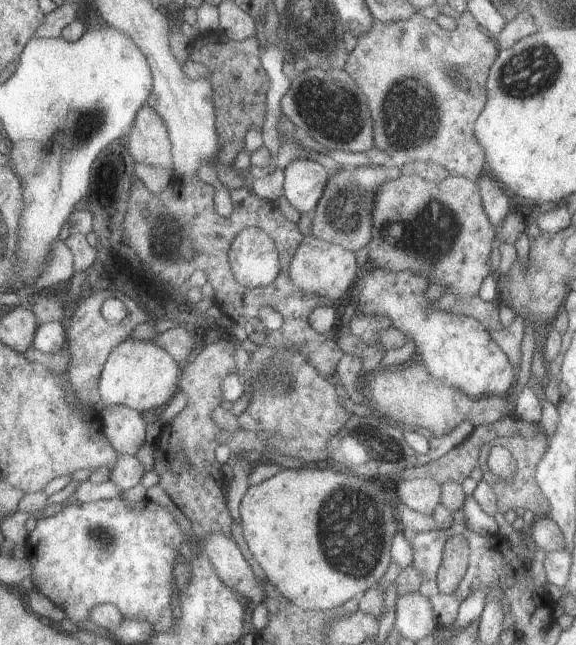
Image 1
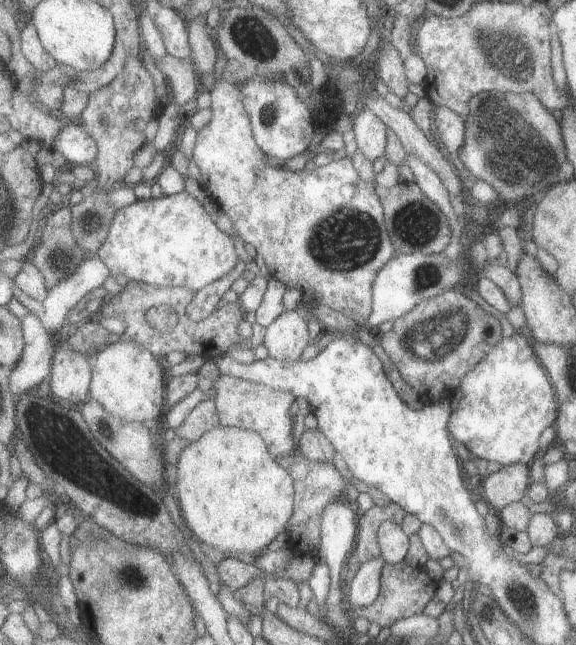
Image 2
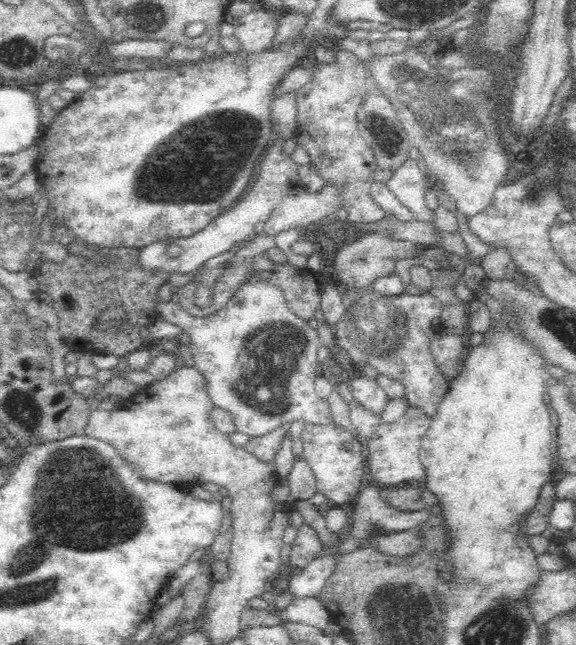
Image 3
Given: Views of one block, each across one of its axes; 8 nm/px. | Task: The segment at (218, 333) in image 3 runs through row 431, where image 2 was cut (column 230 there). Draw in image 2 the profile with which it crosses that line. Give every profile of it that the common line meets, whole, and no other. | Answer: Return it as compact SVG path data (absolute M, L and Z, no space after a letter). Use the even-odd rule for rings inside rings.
M187 190L175 196L163 196L159 200L137 200L135 204L117 210L111 234L97 254L113 270L113 276L125 276L129 282L147 282L157 288L191 288L195 294L201 292L203 286L207 288L231 274L241 262L233 236L221 230L207 206Z

